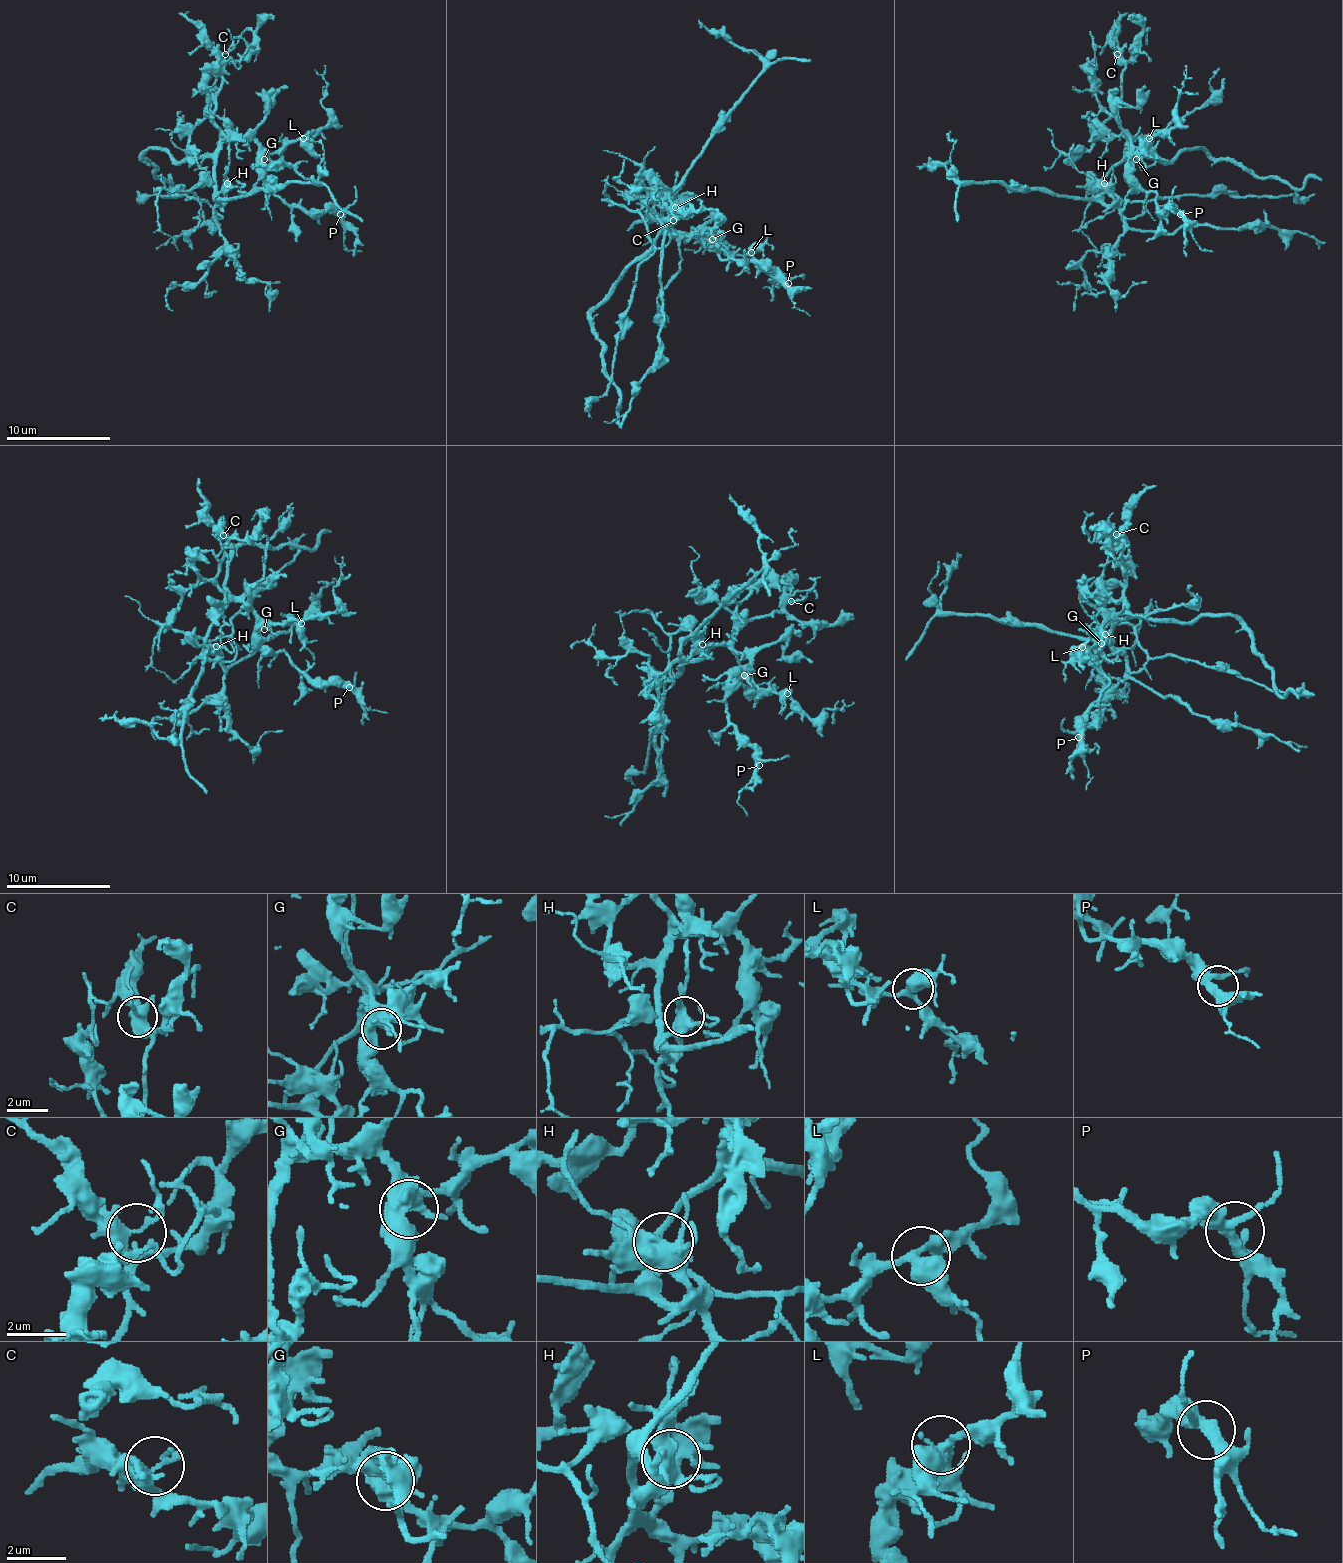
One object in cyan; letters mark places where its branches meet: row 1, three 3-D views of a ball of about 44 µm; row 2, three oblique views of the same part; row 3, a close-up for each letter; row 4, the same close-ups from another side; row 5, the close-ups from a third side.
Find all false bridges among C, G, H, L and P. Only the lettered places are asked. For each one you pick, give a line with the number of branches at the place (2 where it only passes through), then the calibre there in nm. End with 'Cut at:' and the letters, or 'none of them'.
Cut at: none of them

